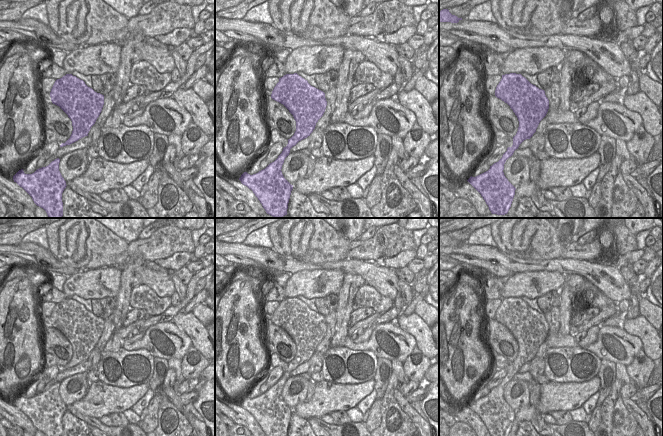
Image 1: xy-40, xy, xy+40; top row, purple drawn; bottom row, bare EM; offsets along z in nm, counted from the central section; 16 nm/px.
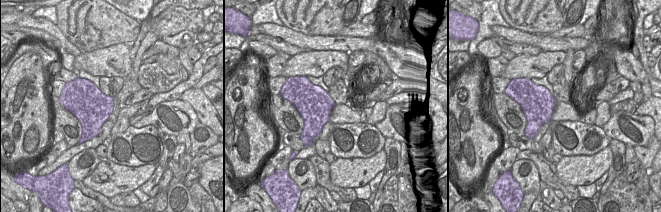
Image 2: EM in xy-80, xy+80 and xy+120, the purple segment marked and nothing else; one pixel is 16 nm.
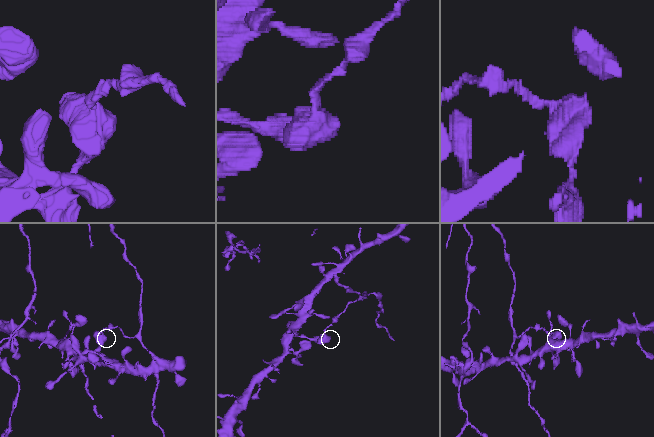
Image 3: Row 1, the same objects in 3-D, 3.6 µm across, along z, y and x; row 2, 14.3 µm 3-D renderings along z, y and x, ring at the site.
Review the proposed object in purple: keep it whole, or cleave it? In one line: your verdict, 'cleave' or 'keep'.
cleave

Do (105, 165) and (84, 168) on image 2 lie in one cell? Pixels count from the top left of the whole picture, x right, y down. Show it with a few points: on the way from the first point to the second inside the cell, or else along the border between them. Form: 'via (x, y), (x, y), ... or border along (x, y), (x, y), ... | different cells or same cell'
border along (102, 159), (95, 169), (81, 180) | different cells

